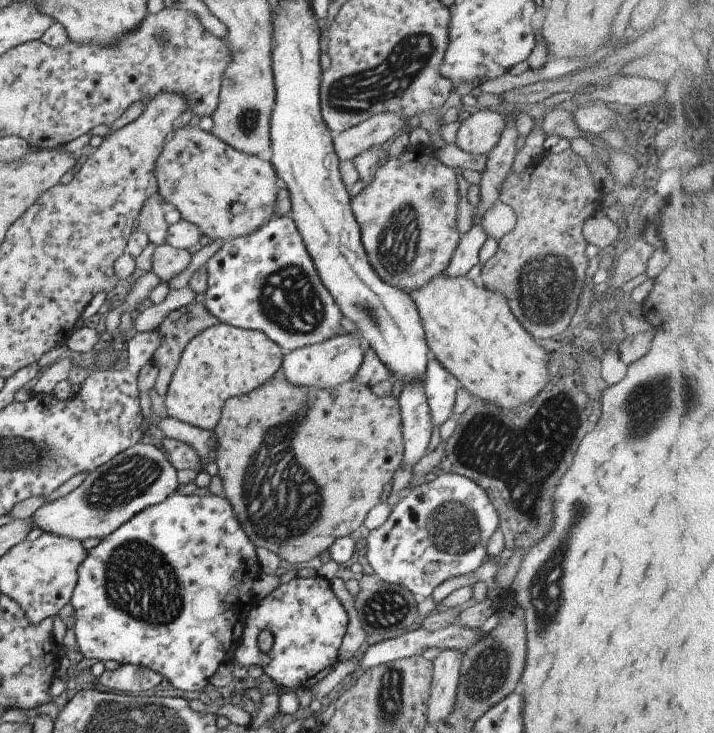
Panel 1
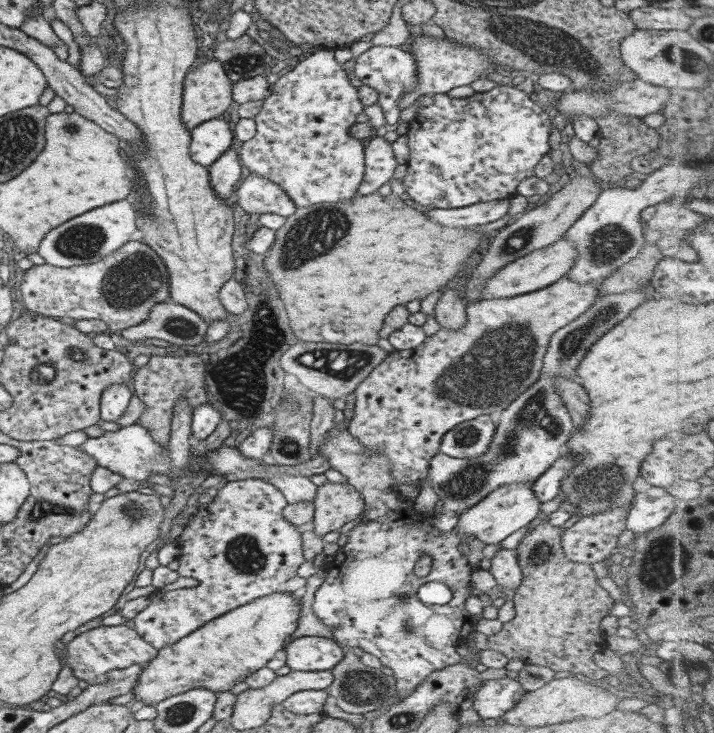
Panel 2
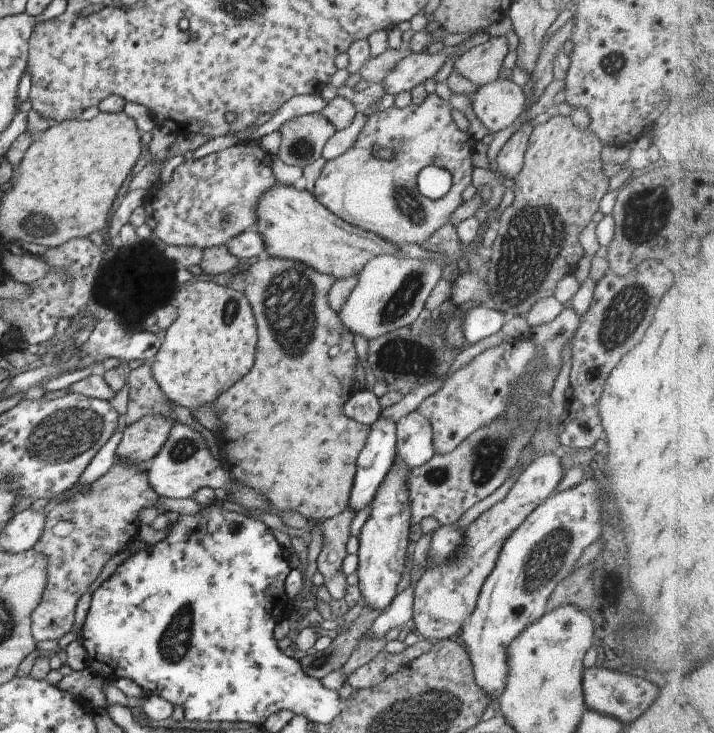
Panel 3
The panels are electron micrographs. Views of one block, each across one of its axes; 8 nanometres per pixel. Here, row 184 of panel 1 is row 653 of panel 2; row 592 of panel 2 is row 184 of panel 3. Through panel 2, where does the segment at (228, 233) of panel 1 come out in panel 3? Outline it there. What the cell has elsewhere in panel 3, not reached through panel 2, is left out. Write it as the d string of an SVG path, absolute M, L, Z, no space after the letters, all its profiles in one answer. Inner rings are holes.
M277 181L276 186L258 200L258 224L254 229L260 232L266 253L270 256L302 262L316 272L330 274L336 279L360 274L364 264L376 256L403 256L394 243L380 238L378 234L362 231L362 228L332 214L312 192L303 187L284 186Z

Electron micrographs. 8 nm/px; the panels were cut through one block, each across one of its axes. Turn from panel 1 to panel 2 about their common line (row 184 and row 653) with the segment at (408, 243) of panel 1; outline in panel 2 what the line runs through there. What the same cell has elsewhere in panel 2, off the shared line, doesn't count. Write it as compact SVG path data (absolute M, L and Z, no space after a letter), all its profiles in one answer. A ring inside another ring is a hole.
M335 427L329 430L326 440L319 446L319 452L328 458L331 468L341 472L349 484L364 497L366 512L362 521L347 533L349 541L346 545L340 547L333 559L325 565L326 576L317 588L313 612L322 625L332 628L332 637L338 643L342 643L350 650L360 647L365 653L374 654L382 666L394 671L395 696L399 696L396 700L398 703L436 670L464 661L456 647L464 642L477 623L476 618L466 611L466 599L472 590L471 565L458 549L461 539L456 535L456 530L441 532L444 537L428 535L424 530L422 523L429 520L430 514L416 510L415 499L407 498L397 491L389 473L390 461L383 454L365 450L363 444L356 440L348 429L338 431ZM422 555L430 555L433 562L431 571L425 577L419 577L413 571L416 561ZM432 581L442 582L450 588L453 599L448 604L426 605L418 598L419 588Z

